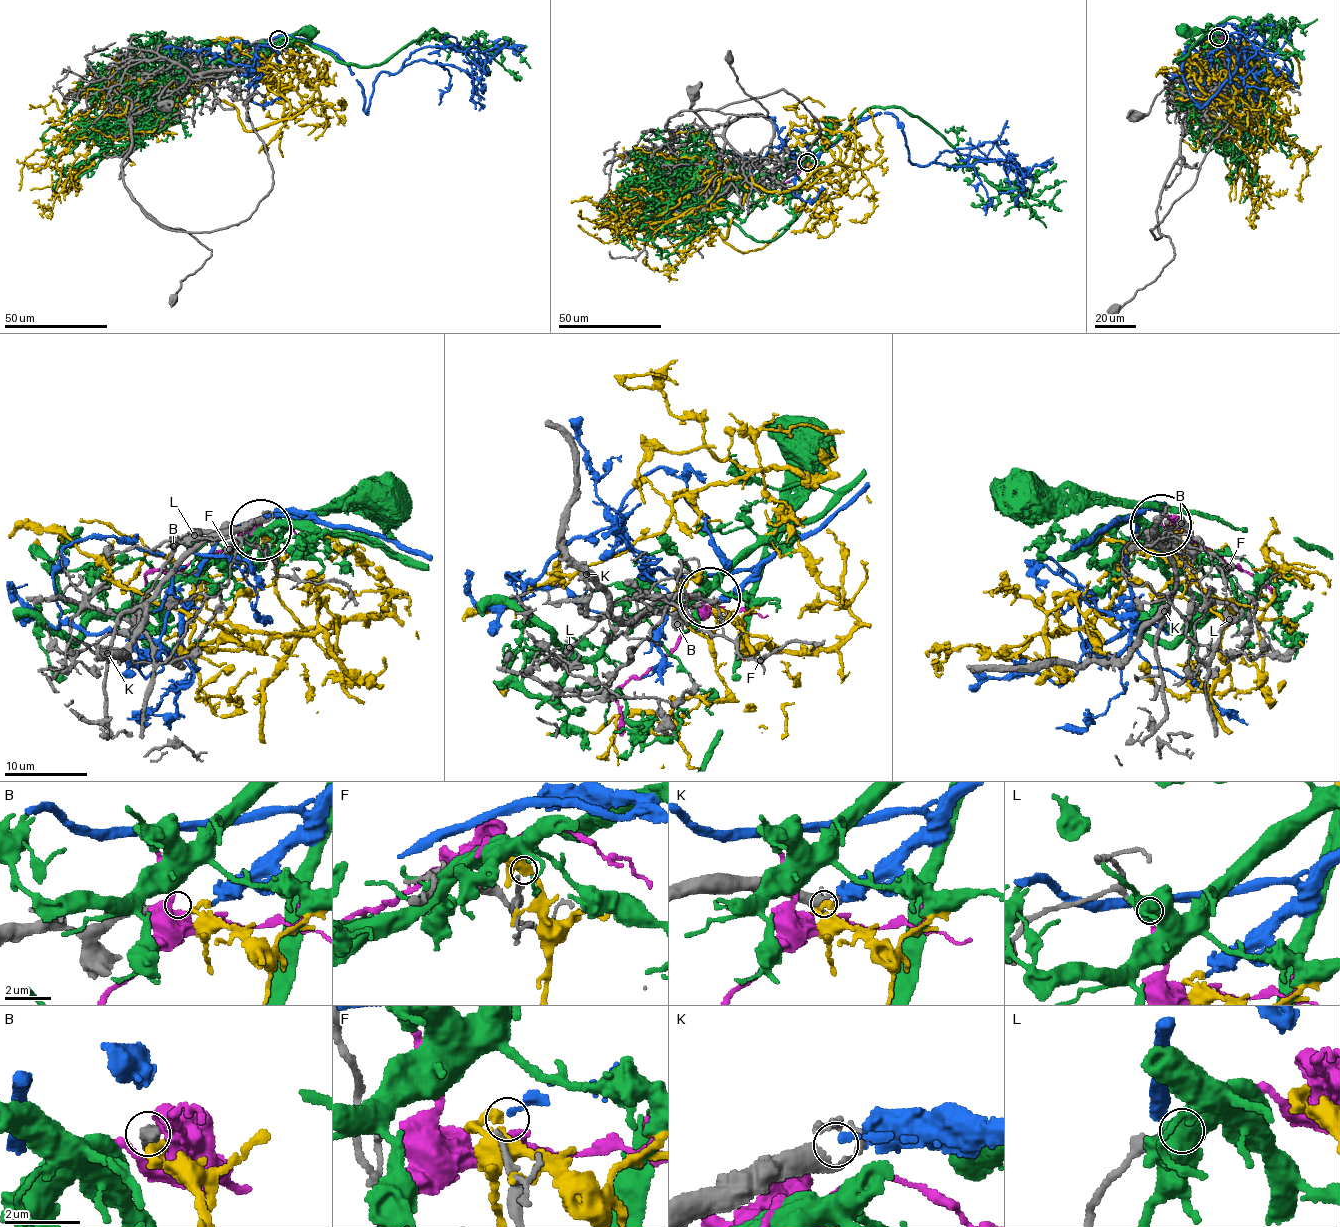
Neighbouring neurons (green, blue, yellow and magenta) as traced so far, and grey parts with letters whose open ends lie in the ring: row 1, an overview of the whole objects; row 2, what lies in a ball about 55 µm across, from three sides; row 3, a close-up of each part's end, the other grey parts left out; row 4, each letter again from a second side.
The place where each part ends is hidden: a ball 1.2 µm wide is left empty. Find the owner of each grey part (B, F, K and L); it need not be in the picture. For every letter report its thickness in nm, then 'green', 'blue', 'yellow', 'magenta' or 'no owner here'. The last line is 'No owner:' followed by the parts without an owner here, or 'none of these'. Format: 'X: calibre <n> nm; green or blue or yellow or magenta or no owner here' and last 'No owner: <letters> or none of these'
B: calibre 400 nm; yellow
F: calibre 160 nm; no owner here
K: calibre 110 nm; blue
L: calibre 200 nm; magenta
No owner: F

